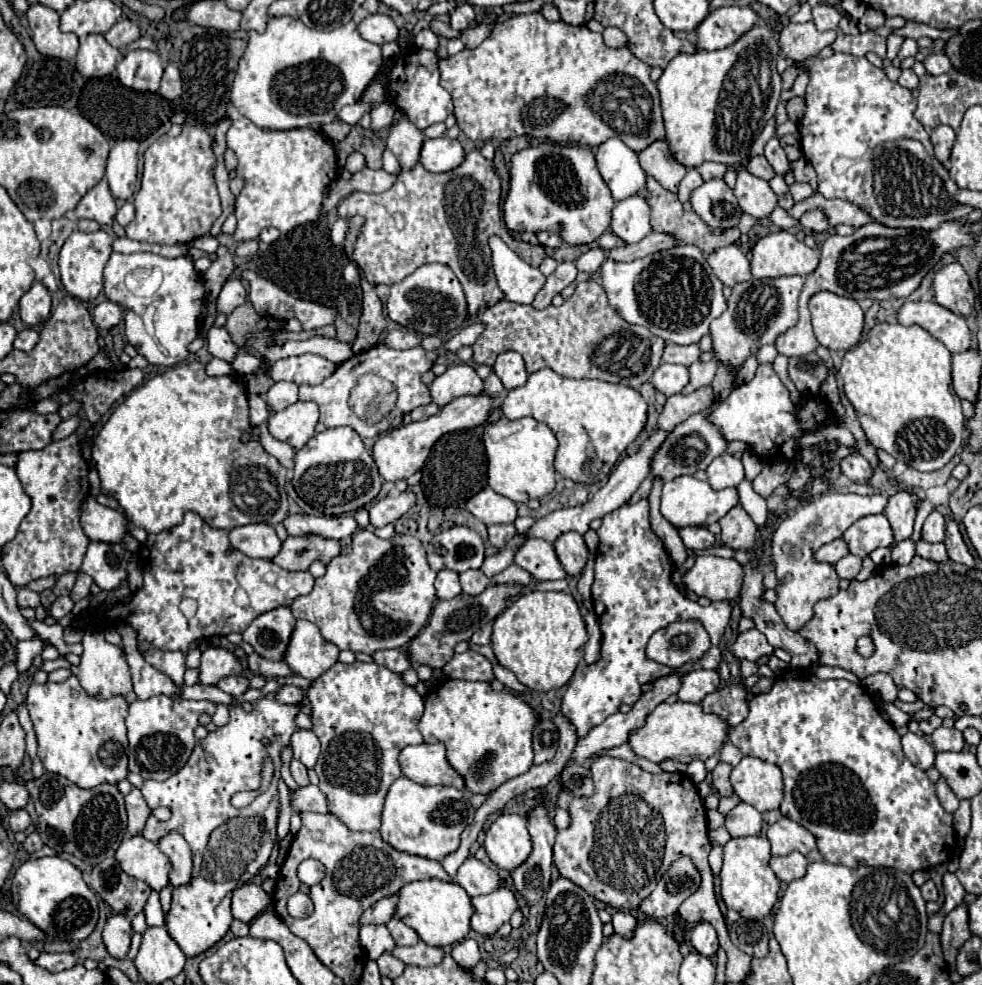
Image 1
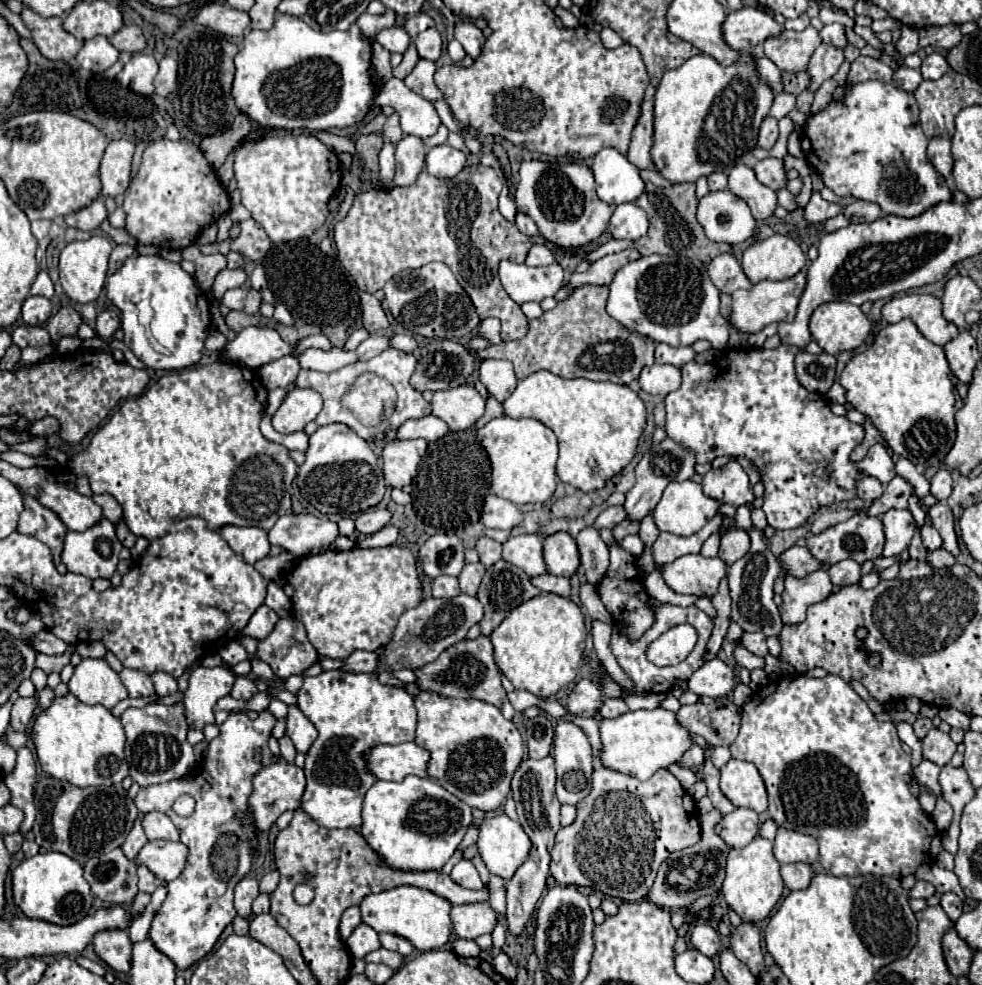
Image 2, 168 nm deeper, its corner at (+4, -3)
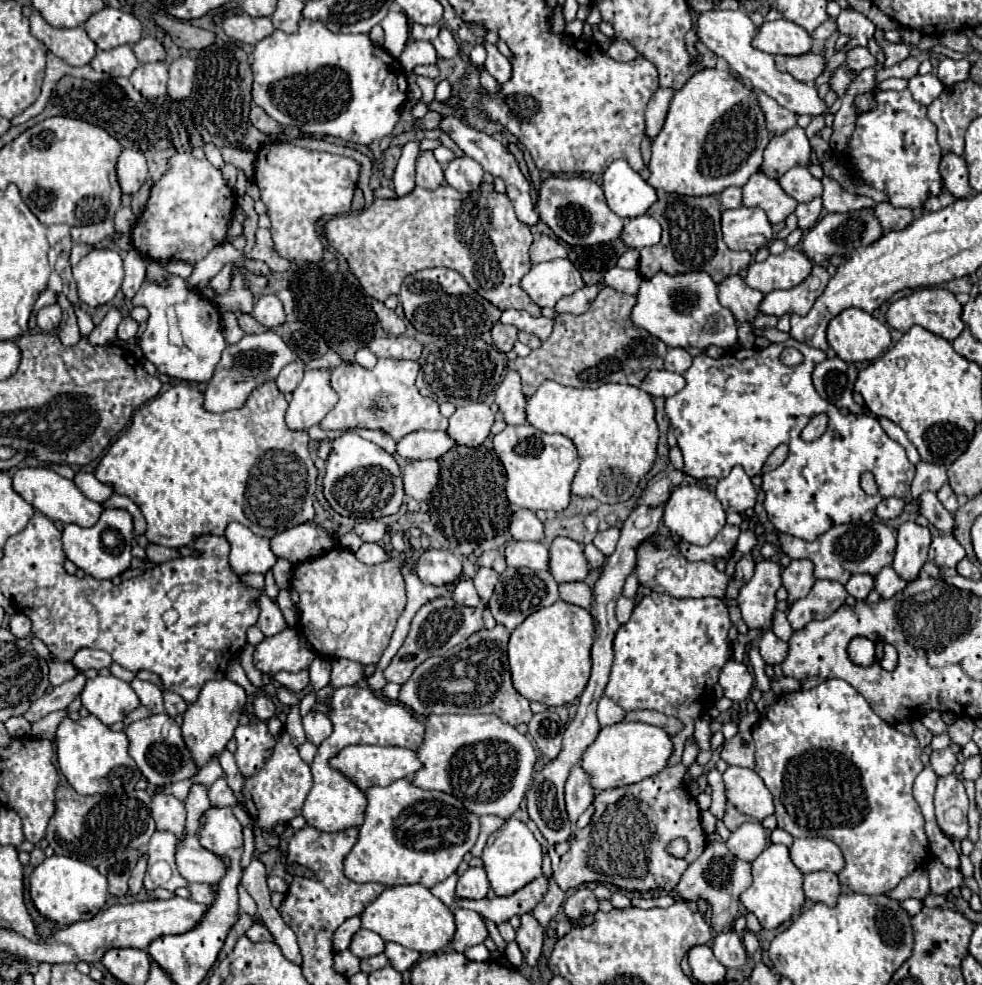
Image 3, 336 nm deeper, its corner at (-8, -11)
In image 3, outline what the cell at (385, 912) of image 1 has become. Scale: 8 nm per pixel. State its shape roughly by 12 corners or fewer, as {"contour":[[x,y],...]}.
{"contour":[[359,917],[347,919],[333,937],[335,951],[349,949]]}

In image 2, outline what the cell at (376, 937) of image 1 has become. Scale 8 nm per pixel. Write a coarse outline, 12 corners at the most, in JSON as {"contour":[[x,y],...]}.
{"contour":[[359,923],[345,941],[353,957],[363,959],[381,947],[379,935]]}

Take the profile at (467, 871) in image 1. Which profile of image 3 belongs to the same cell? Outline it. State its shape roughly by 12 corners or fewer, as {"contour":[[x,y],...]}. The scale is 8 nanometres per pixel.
{"contour":[[469,867],[457,897],[483,899],[489,879],[483,867]]}

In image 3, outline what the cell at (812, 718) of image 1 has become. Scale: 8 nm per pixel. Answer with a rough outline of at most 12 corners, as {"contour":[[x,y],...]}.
{"contour":[[847,681],[779,697],[755,773],[879,895],[931,861],[915,735]]}

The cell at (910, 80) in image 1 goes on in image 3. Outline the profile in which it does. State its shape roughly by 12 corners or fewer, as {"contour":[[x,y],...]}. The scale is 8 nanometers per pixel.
{"contour":[[935,73],[909,79],[909,91],[921,105],[931,105],[943,91]]}

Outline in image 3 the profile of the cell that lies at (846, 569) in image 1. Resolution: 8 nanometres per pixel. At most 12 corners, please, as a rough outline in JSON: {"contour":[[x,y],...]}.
{"contour":[[851,575],[845,585],[855,599],[865,599],[873,589],[871,575]]}

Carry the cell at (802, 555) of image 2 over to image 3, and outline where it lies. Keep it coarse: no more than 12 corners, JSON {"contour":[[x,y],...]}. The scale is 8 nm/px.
{"contour":[[809,559],[791,561],[783,569],[789,603],[807,597],[815,583]]}

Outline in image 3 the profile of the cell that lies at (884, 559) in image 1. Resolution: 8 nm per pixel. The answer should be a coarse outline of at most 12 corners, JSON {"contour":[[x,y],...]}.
{"contour":[[899,527],[893,569],[905,581],[927,561],[927,527]]}

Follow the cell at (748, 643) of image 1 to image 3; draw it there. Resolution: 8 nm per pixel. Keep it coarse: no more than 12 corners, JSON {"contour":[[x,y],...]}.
{"contour":[[763,633],[759,651],[765,663],[781,663],[787,643],[775,633]]}

